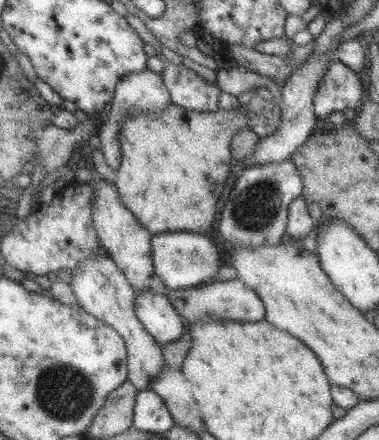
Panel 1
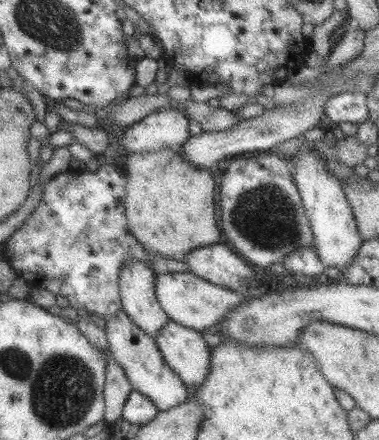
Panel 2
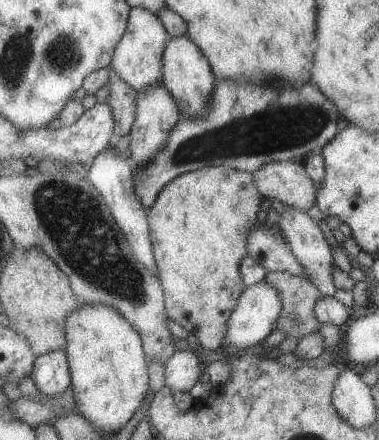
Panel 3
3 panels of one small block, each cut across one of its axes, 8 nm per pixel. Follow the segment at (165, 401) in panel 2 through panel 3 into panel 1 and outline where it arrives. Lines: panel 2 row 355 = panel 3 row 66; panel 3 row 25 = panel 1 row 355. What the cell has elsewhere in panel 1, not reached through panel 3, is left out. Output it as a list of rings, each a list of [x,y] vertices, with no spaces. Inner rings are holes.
[[[99,246],[85,260],[79,260],[77,266],[73,268],[69,286],[77,300],[77,306],[83,312],[87,312],[97,320],[103,320],[105,324],[109,324],[109,328],[117,332],[117,336],[121,336],[127,348],[127,382],[131,382],[137,390],[145,390],[149,380],[155,378],[159,370],[163,370],[165,362],[159,344],[143,330],[139,318],[135,318],[135,292],[127,284],[121,270],[117,270],[117,266],[113,264],[109,252],[103,246]]]

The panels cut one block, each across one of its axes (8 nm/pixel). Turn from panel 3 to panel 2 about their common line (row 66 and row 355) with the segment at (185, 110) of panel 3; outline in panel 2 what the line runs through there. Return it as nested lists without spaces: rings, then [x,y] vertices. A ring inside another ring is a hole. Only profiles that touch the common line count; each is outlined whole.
[[[169,320],[157,334],[155,344],[163,354],[165,364],[179,376],[179,380],[183,380],[187,388],[191,386],[197,390],[203,384],[211,364],[211,348],[199,332]]]

